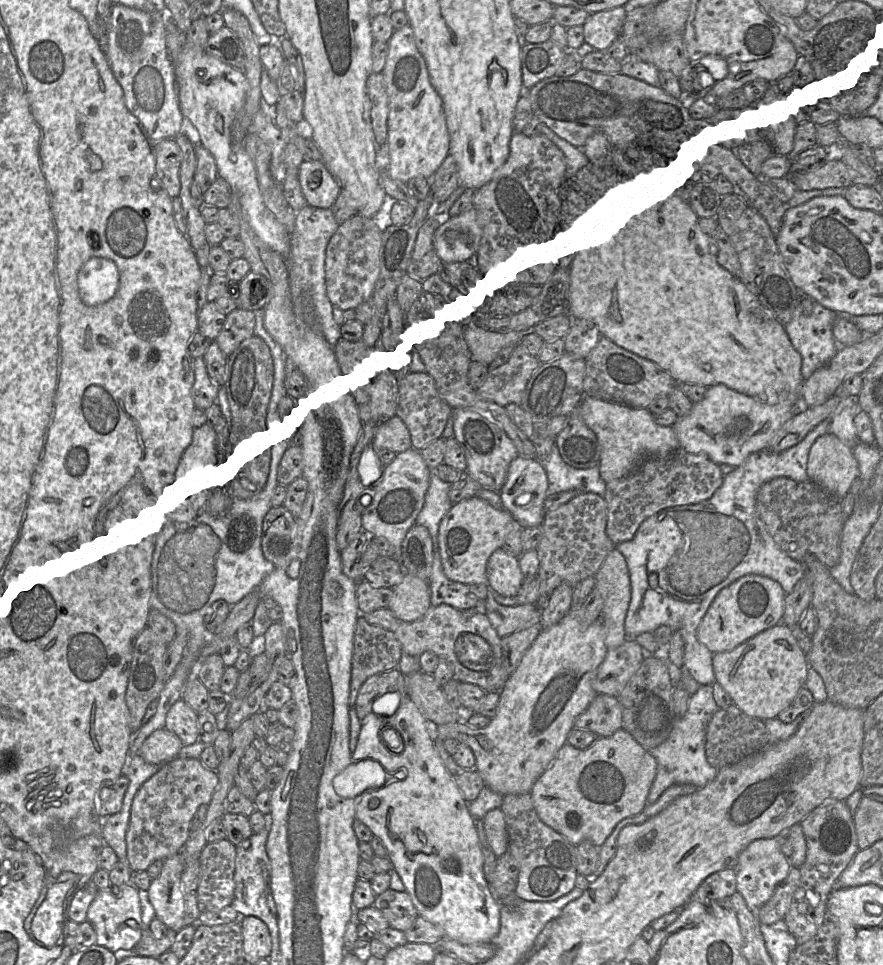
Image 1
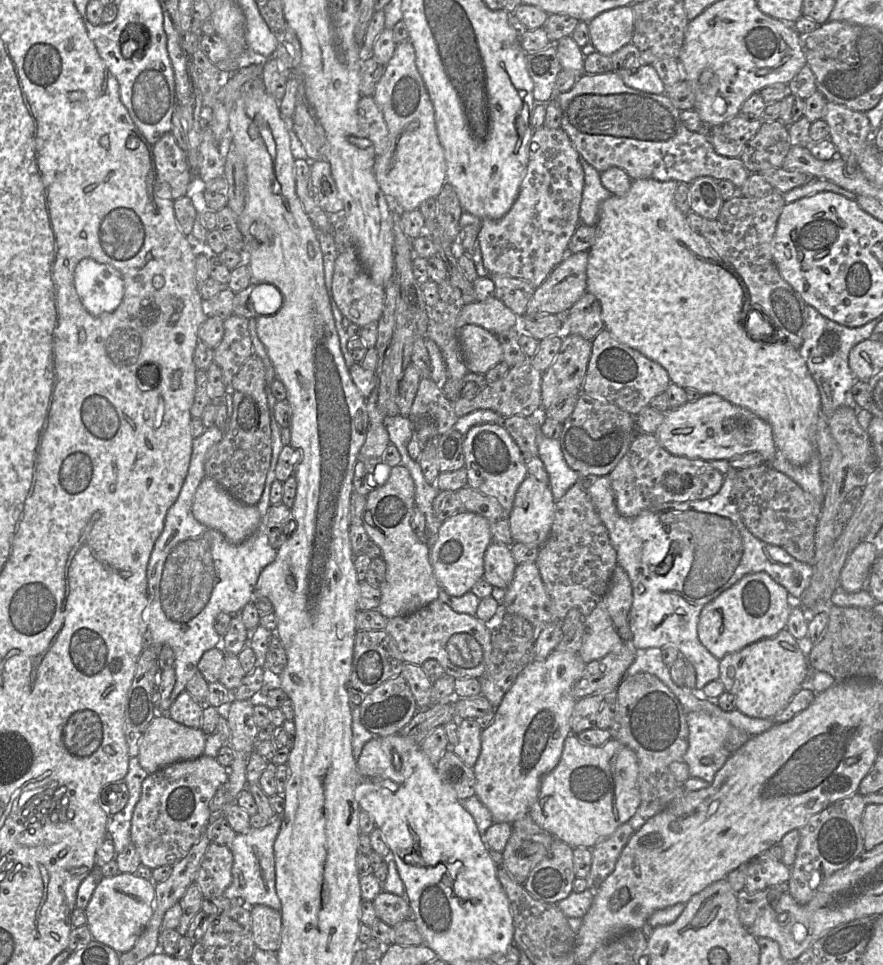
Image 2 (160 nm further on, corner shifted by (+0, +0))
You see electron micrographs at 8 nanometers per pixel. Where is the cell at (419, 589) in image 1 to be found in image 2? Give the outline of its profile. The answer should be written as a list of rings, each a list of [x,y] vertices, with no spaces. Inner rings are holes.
[[[402,464],[391,467],[387,481],[366,496],[362,524],[369,538],[382,551],[386,578],[380,587],[381,602],[377,608],[387,619],[417,611],[436,600],[440,586],[430,562],[430,546],[421,541],[411,527],[415,507],[415,484]]]

